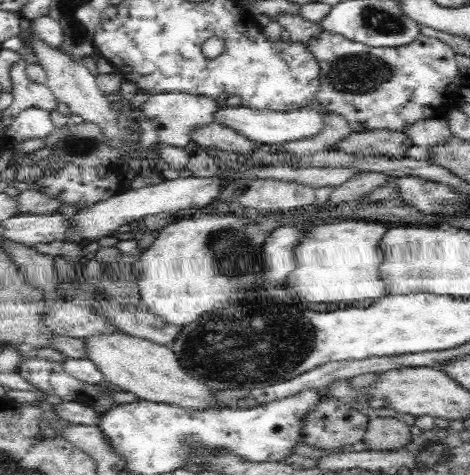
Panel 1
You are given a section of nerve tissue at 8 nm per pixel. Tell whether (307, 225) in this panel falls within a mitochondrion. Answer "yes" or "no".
no

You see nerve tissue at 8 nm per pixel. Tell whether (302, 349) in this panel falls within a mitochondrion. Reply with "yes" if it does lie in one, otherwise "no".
yes

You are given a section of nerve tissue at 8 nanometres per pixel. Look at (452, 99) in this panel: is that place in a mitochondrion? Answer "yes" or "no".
no

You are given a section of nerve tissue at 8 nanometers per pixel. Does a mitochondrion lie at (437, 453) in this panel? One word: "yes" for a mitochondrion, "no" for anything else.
yes

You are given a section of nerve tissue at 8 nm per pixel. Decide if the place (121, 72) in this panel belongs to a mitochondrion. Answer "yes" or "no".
no

